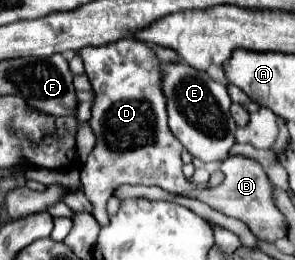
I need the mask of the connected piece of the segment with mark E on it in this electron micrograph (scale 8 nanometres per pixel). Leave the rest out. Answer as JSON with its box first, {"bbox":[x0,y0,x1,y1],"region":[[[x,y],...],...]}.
{"bbox":[163,63,237,163],"region":[[[169,63],[165,69],[163,93],[167,97],[169,127],[181,145],[203,163],[219,163],[229,157],[235,143],[237,123],[229,115],[231,99],[225,85],[213,81],[205,71],[197,71],[187,63]]]}

